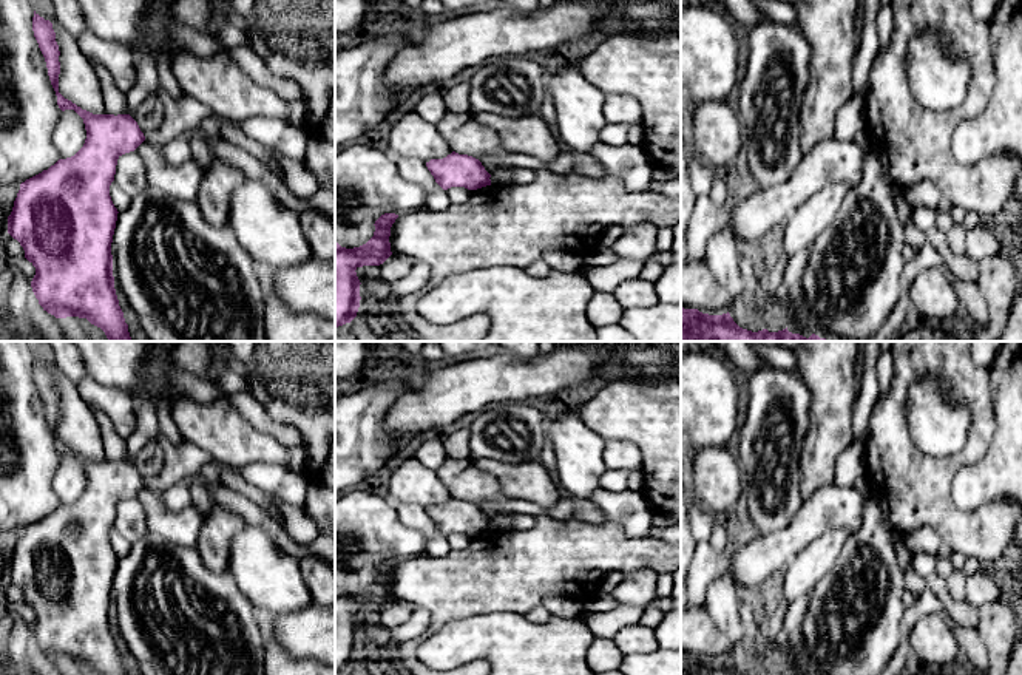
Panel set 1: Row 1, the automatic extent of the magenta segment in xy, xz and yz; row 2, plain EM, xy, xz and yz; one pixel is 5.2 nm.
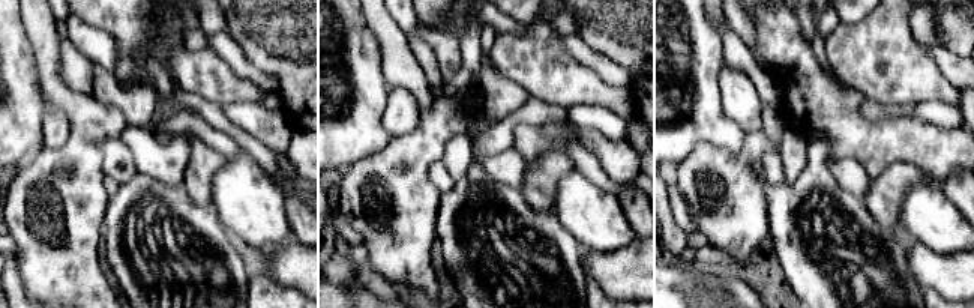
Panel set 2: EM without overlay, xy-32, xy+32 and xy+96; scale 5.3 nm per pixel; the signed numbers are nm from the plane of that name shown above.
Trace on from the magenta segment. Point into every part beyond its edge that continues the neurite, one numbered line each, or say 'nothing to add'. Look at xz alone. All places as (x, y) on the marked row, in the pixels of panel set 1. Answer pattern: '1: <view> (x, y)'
nothing to add

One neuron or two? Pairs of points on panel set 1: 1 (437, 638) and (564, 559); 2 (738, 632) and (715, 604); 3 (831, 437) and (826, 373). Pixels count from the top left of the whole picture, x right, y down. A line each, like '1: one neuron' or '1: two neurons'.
1: two neurons
2: one neuron
3: one neuron

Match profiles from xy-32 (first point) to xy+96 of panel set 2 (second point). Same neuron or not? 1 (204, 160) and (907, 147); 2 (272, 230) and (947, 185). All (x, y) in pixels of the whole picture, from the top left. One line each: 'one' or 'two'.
1: two
2: two

